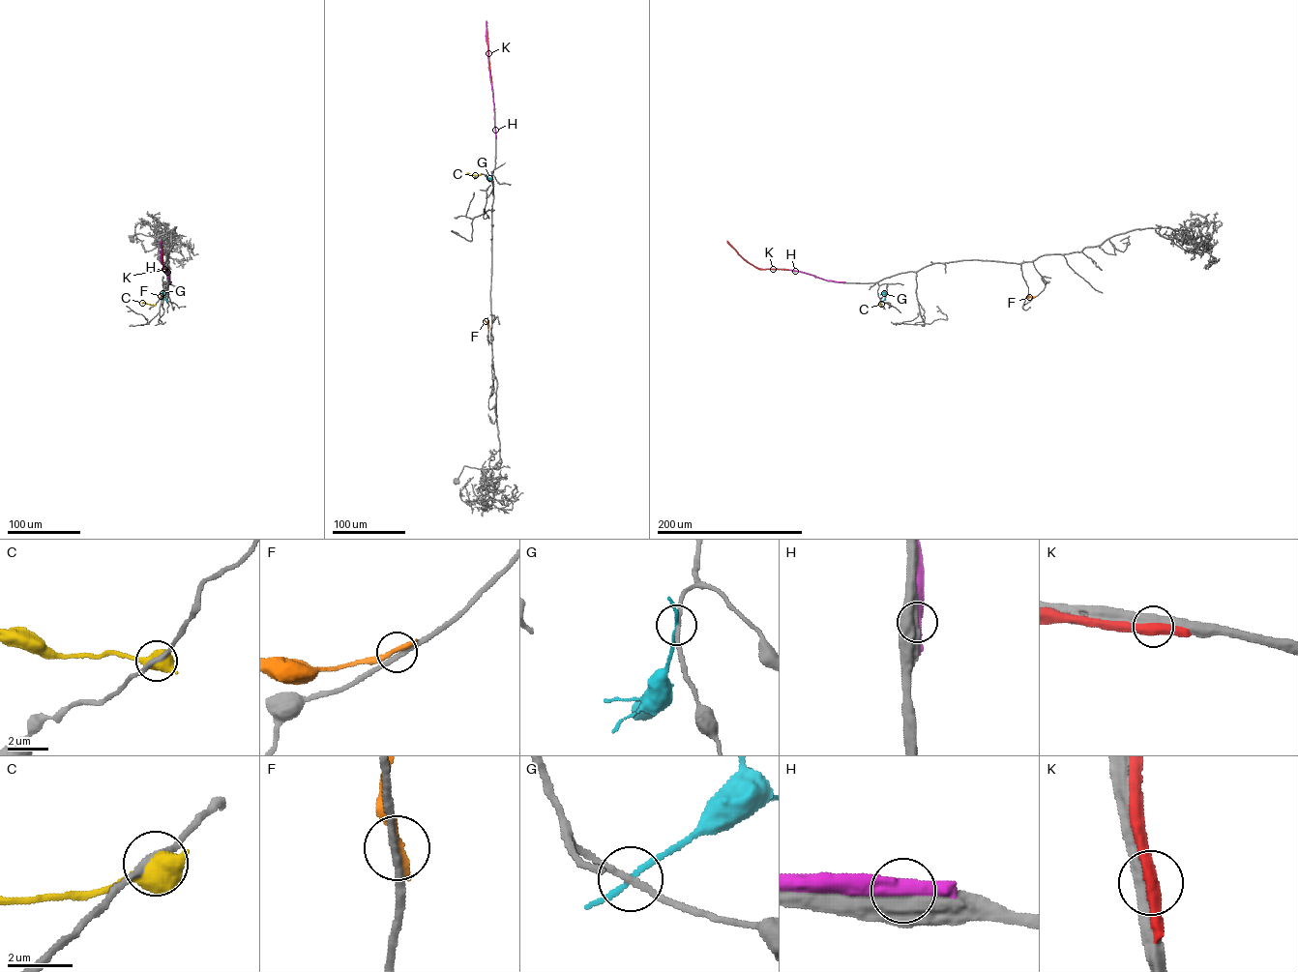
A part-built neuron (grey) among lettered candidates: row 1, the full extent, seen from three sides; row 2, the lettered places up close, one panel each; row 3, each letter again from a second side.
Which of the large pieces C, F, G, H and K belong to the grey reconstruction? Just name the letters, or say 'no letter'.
no letter

